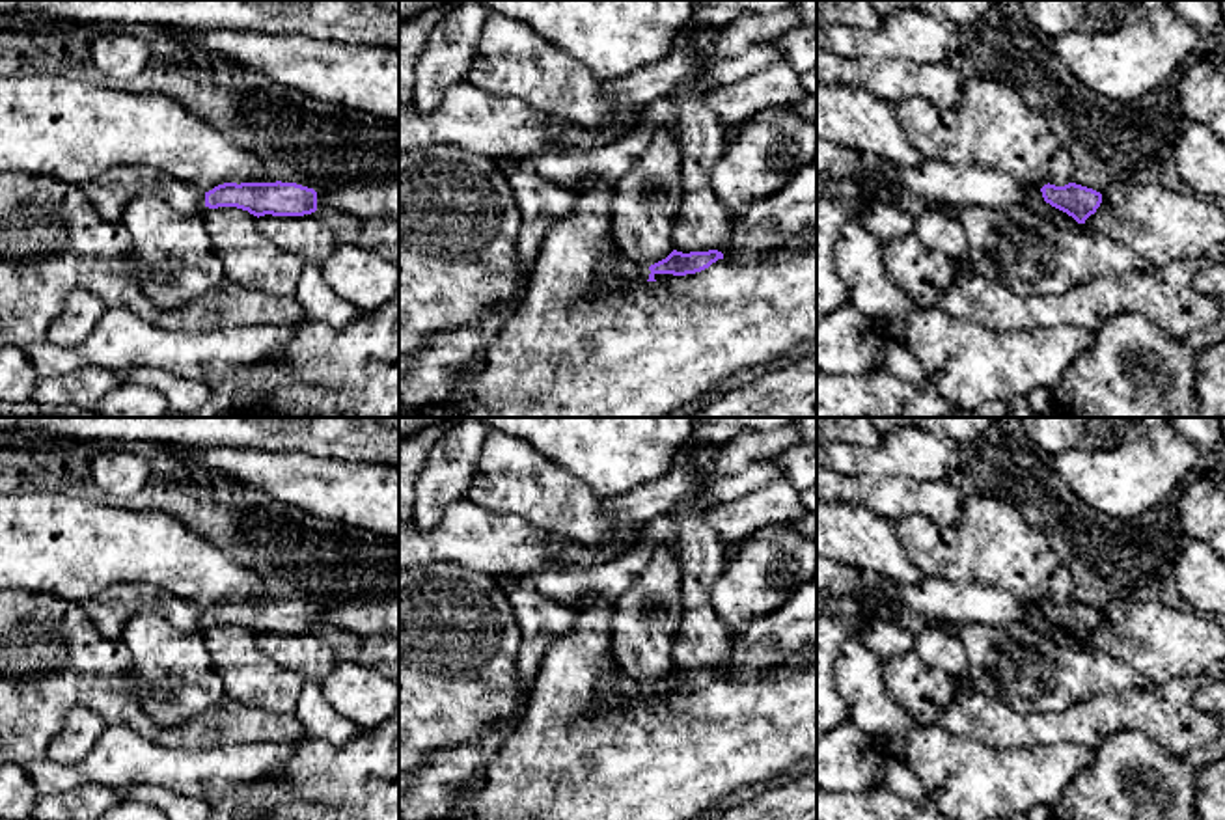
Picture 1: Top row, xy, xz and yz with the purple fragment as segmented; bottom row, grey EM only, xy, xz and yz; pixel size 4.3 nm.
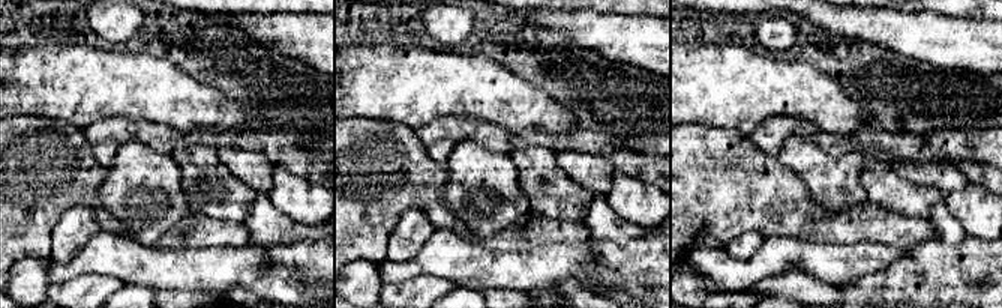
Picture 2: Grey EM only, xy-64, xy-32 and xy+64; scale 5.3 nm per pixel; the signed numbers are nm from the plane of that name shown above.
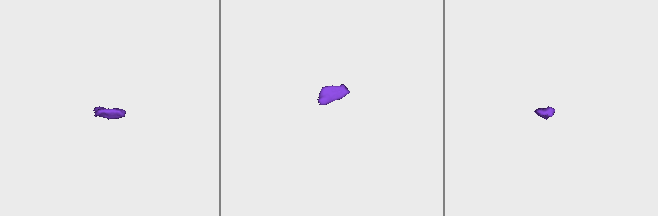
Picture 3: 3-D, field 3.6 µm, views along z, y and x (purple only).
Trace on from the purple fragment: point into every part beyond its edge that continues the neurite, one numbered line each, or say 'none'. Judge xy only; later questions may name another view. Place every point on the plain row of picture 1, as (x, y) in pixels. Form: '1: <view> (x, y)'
1: xy (381, 653)

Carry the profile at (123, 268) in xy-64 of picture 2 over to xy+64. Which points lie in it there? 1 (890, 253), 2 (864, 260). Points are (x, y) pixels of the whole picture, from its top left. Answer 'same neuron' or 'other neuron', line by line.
1: same neuron
2: same neuron

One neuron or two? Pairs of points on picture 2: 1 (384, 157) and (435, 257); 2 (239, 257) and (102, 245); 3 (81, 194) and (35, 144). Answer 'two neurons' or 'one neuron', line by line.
1: two neurons
2: one neuron
3: one neuron

